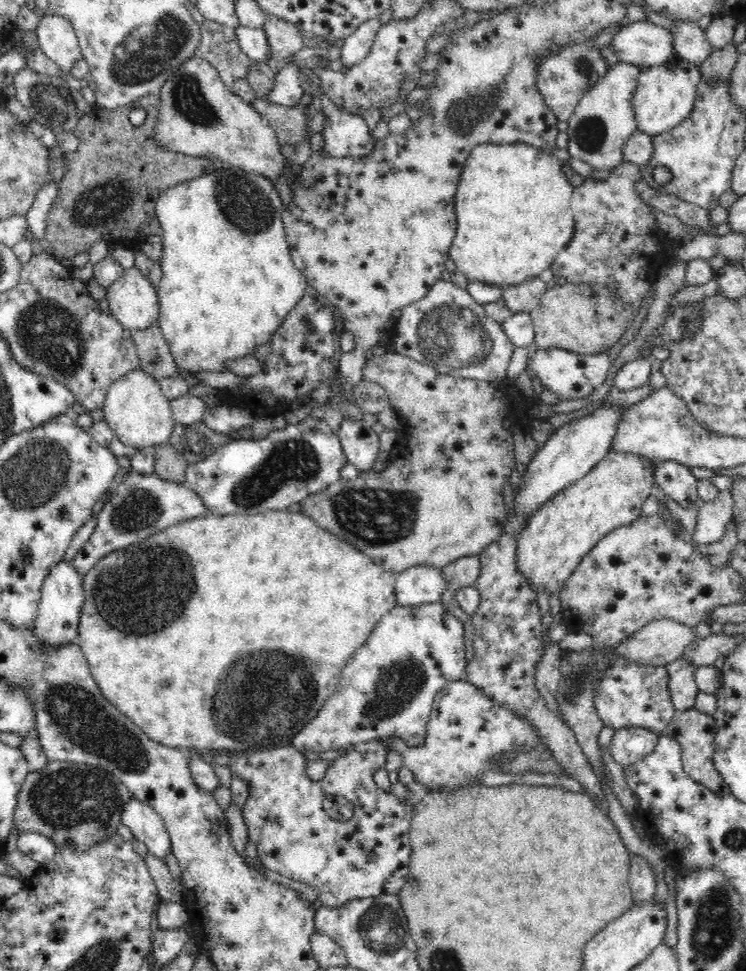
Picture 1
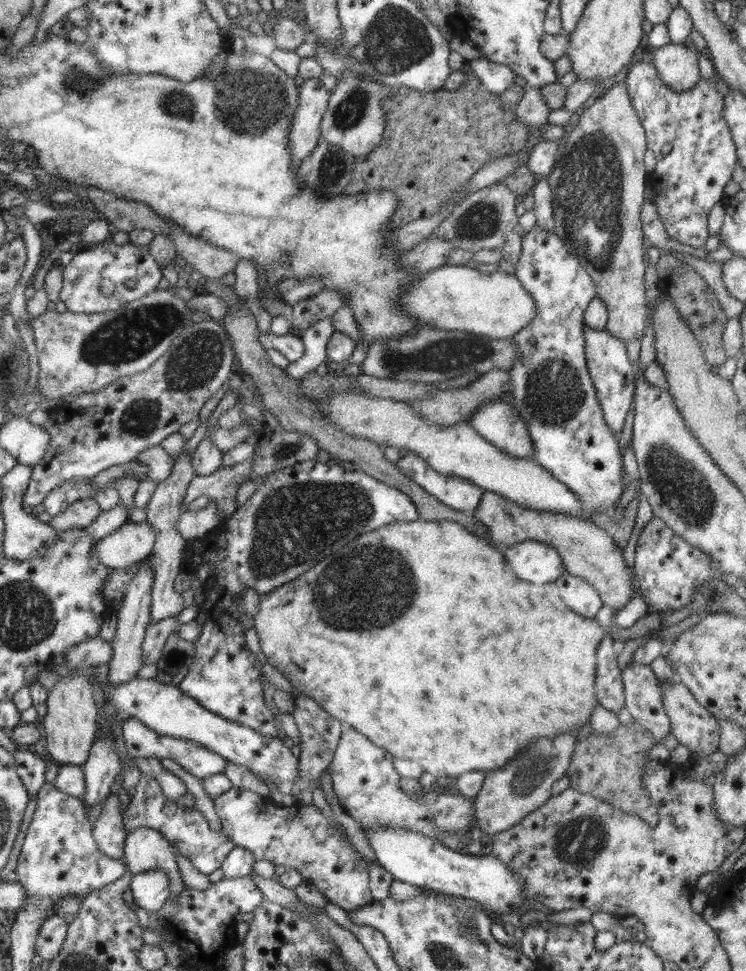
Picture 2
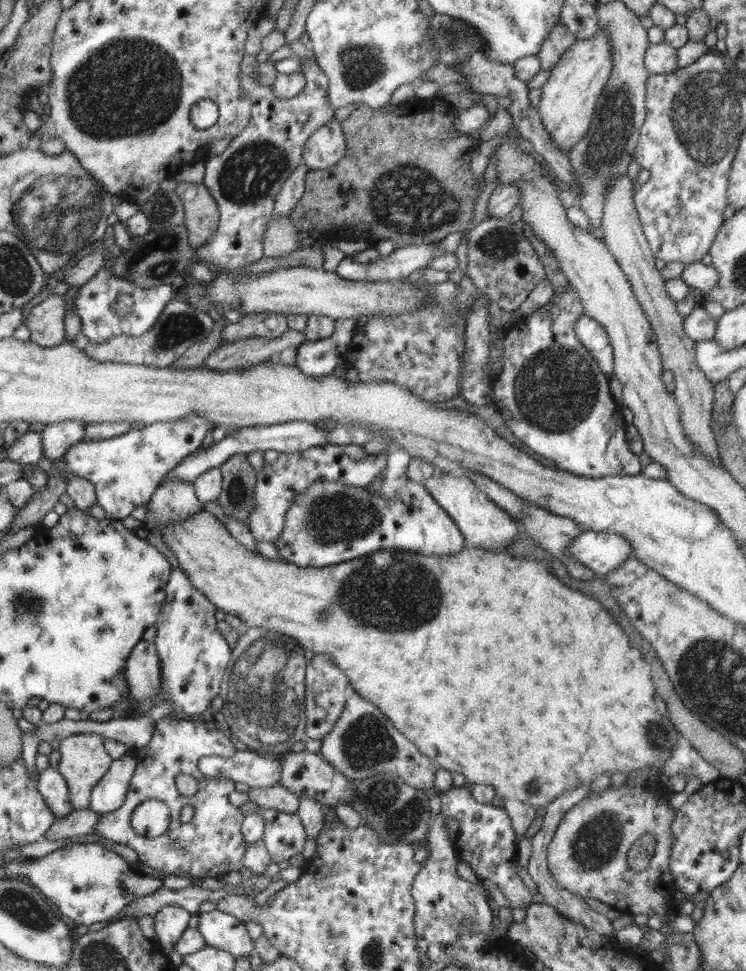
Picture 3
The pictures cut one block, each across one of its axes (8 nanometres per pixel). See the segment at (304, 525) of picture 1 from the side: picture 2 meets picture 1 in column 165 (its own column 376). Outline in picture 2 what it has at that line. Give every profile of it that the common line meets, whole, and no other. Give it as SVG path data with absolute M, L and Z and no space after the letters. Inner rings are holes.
M413 521L380 526L338 550L335 554L313 566L298 578L262 593L258 612L254 614L254 628L260 638L260 646L267 662L272 664L290 684L314 699L332 717L348 723L360 731L374 745L382 747L395 758L418 763L428 774L435 777L458 778L468 771L502 770L508 762L524 750L530 740L554 738L558 734L578 733L584 724L591 722L592 710L599 704L596 697L596 668L598 668L598 644L606 636L606 630L598 625L596 618L590 619L568 608L560 598L555 584L534 586L520 580L504 556L489 541L471 532L462 525L449 521ZM404 546L404 548L402 548ZM474 648L474 650L472 650ZM516 648L516 650L514 650ZM530 652L530 654L528 654ZM528 694L530 694L530 718L528 716ZM504 750L504 752L502 752Z

